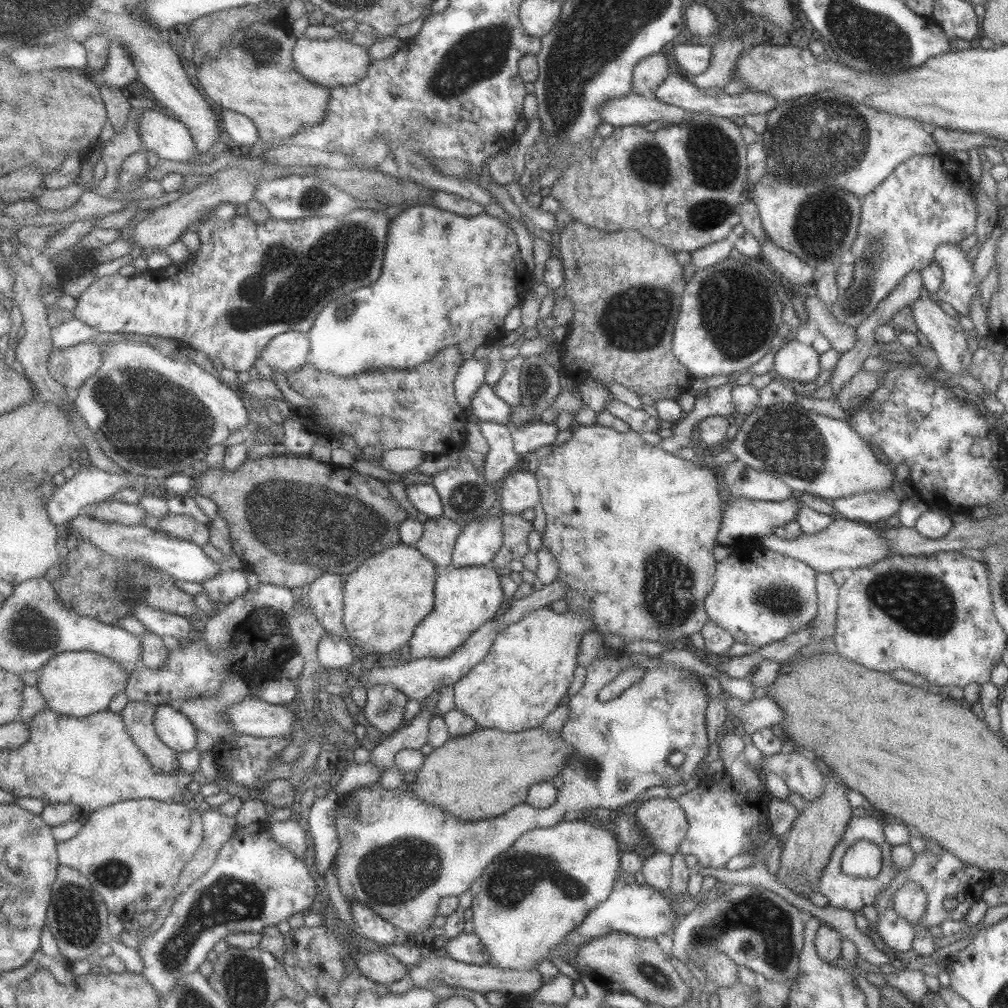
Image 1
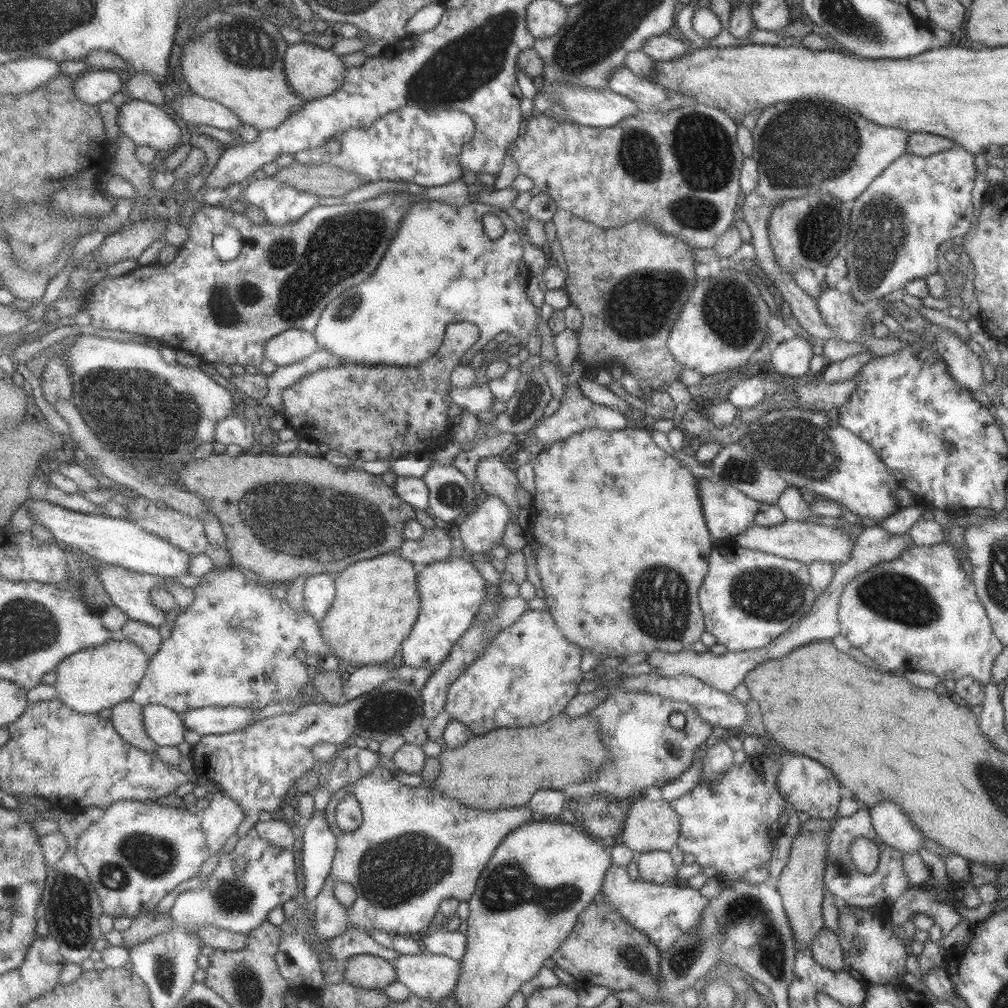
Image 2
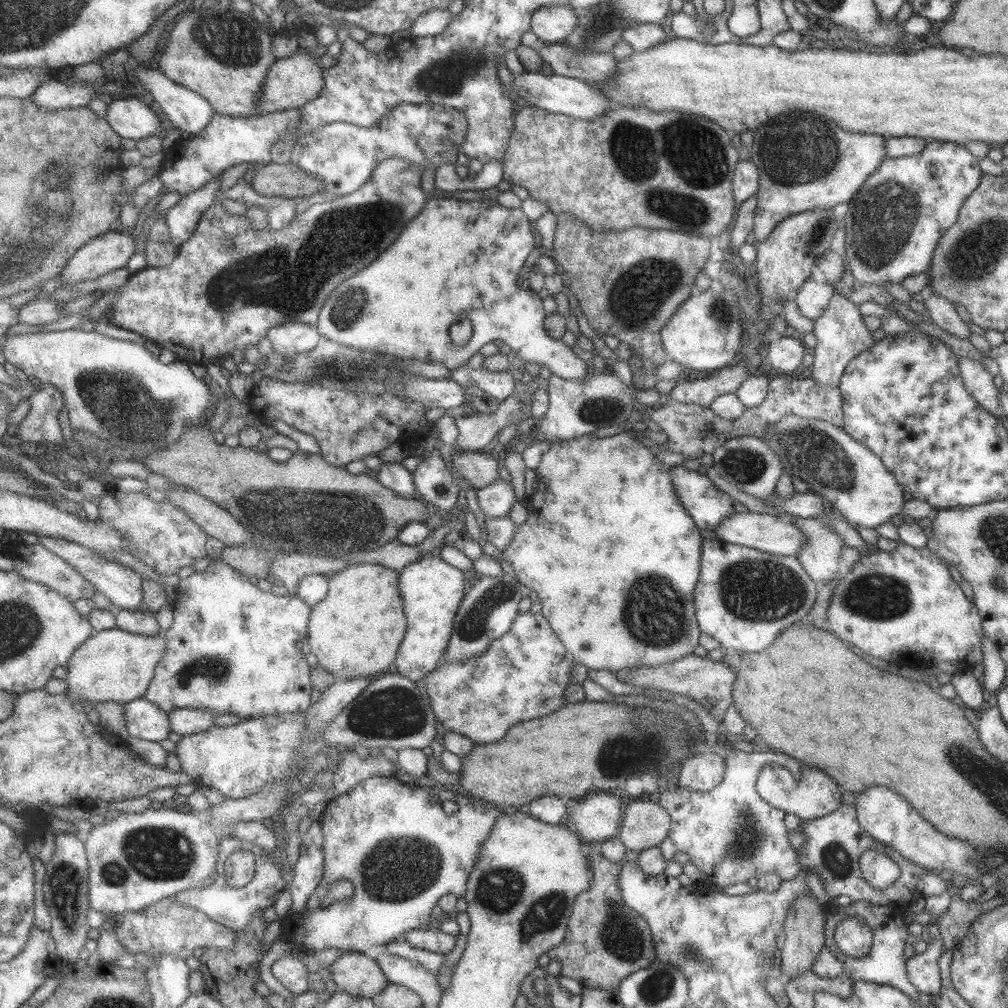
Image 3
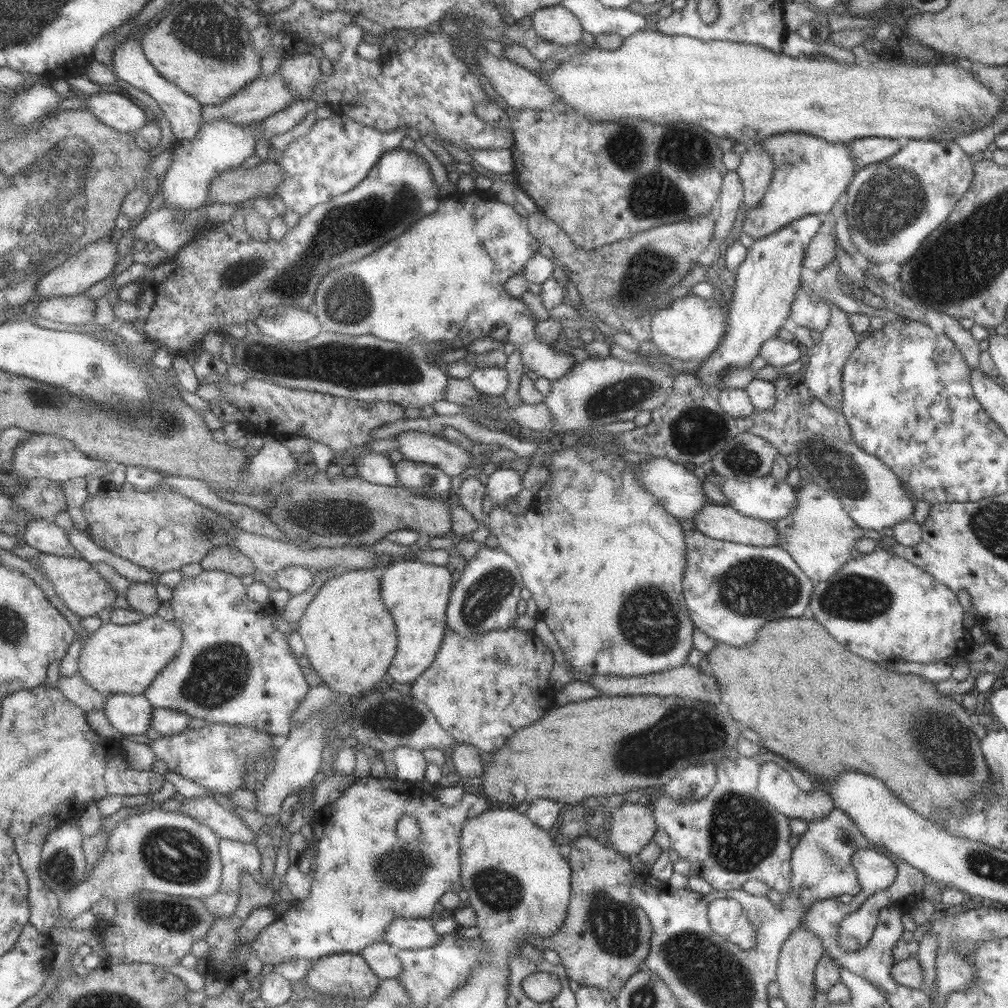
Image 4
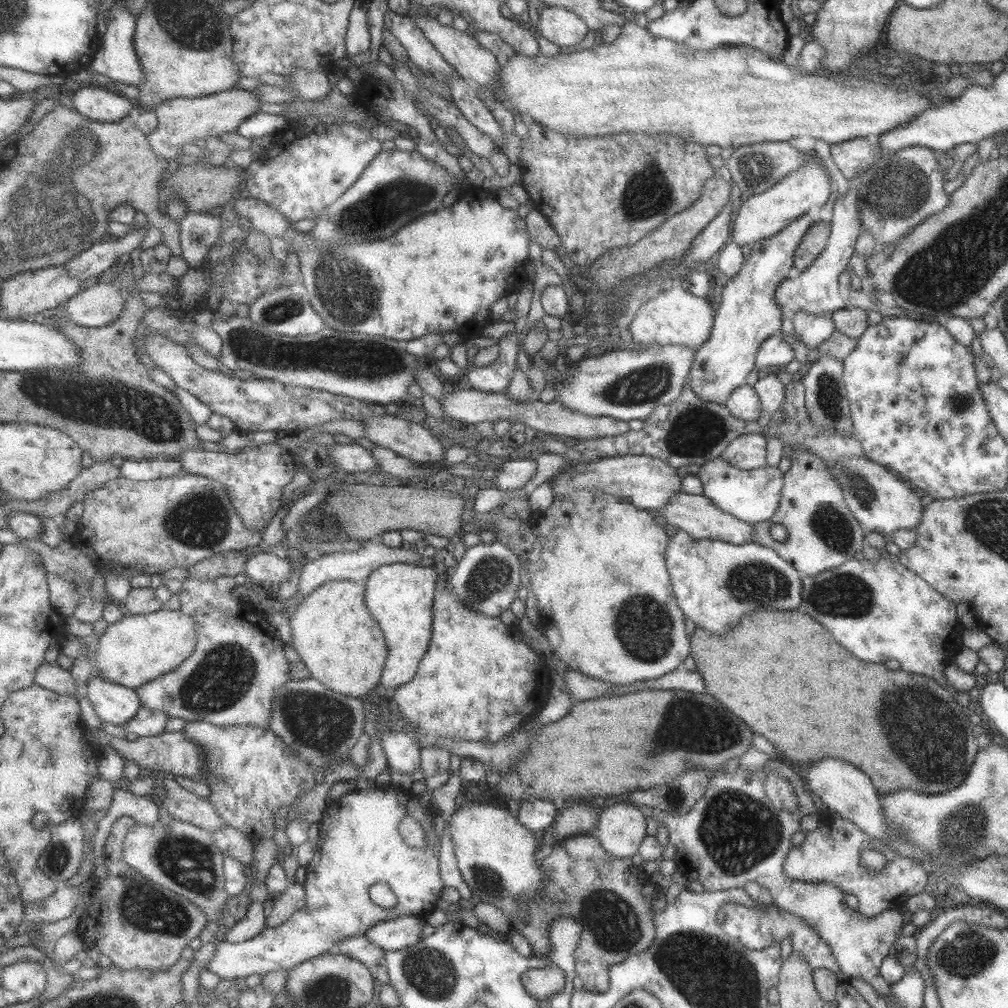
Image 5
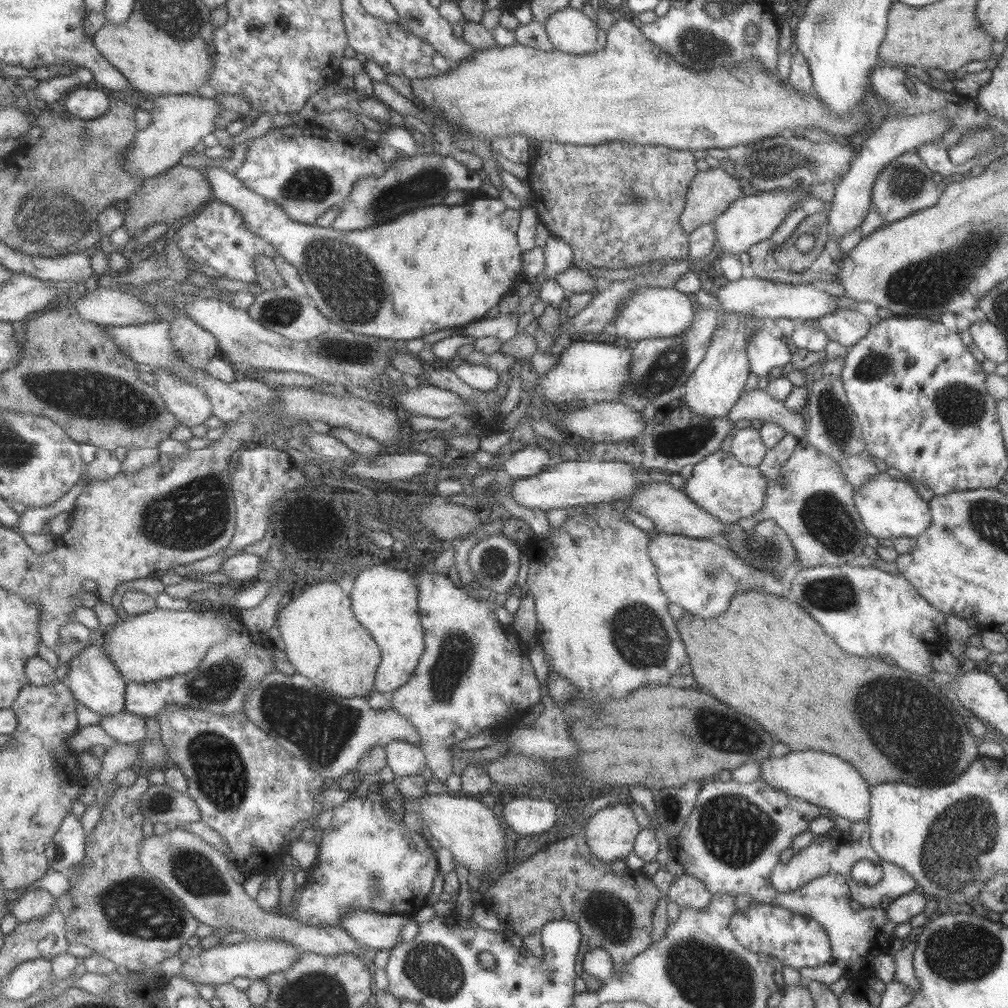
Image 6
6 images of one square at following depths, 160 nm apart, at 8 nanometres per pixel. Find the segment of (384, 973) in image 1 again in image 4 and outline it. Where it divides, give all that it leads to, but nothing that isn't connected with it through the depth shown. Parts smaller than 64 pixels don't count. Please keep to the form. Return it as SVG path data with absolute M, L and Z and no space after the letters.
M337 953L320 958L313 963L310 972L304 978L306 984L317 994L326 994L333 999L338 998L342 1002L354 1001L357 1003L371 999L376 994L381 980L367 959L360 953Z

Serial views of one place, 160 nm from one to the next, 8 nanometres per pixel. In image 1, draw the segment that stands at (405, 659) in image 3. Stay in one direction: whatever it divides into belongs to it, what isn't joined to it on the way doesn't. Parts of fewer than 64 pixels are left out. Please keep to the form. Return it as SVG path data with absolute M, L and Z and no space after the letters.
M451 566L437 575L436 603L431 614L416 628L410 640L411 658L445 658L454 655L473 632L497 616L503 604L501 570L490 566Z

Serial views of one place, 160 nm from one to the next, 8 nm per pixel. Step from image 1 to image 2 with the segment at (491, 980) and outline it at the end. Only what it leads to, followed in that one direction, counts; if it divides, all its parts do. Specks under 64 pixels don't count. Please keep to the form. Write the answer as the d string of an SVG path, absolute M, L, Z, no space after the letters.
M428 952L401 954L393 963L398 981L410 987L412 994L429 1000L451 996L462 971L461 961Z

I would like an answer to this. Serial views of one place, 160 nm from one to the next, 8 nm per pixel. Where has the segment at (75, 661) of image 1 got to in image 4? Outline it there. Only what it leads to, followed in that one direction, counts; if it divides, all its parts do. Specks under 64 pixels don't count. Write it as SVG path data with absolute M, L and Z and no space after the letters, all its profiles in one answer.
M158 615L131 624L102 624L82 648L78 673L106 698L113 694L145 695L155 678L179 655L184 640L186 634L174 620Z

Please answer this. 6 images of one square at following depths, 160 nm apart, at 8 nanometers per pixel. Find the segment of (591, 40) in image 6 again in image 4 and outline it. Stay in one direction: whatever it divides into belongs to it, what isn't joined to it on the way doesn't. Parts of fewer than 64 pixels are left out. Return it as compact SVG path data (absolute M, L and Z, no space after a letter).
M558 4L538 9L527 22L543 40L550 43L567 46L587 38L579 19Z

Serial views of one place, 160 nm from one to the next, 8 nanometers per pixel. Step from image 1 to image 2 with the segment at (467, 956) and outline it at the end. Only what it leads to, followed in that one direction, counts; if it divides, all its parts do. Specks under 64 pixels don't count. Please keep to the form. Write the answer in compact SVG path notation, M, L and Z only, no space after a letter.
M433 928L430 935L423 938L428 953L450 956L462 961L468 949L468 935L458 931L439 931Z

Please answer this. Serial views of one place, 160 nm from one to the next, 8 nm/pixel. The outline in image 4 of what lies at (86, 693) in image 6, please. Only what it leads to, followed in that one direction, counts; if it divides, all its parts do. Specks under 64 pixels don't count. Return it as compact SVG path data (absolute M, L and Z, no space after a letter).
M113 694L107 697L104 712L110 724L123 735L145 735L152 729L155 706L144 695Z

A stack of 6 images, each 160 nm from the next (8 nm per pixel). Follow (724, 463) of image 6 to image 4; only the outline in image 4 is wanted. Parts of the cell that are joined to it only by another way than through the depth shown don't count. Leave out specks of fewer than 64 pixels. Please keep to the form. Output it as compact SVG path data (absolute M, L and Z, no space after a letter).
M770 473L763 476L753 477L746 481L725 478L720 476L719 490L727 497L728 505L739 514L755 518L757 520L774 521L788 515L795 508L795 495L793 489L784 480L776 479Z

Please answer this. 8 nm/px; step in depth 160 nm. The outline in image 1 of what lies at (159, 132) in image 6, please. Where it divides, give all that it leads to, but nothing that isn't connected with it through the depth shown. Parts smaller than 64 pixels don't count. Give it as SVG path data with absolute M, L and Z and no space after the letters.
M345 33L328 40L300 36L294 48L294 61L298 71L307 80L334 89L359 83L367 76L371 63L376 62L371 60L367 49L368 47L353 44Z

